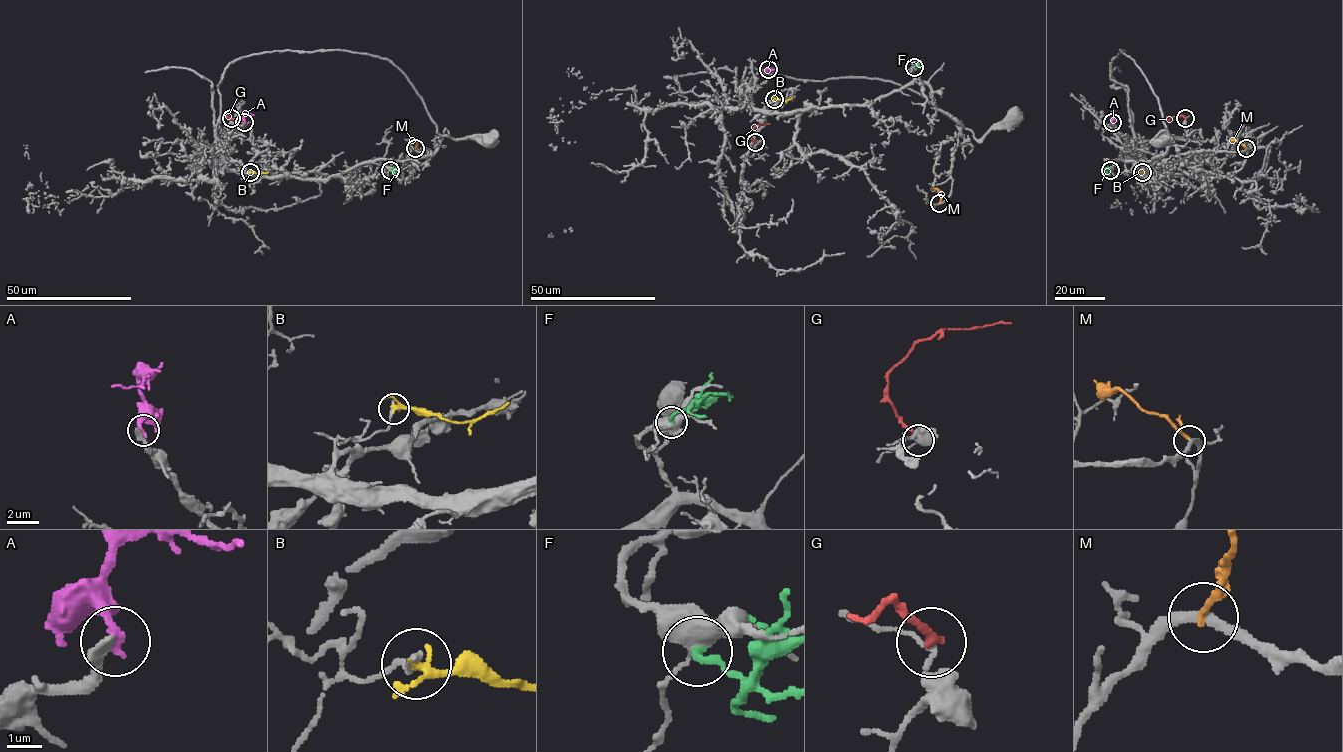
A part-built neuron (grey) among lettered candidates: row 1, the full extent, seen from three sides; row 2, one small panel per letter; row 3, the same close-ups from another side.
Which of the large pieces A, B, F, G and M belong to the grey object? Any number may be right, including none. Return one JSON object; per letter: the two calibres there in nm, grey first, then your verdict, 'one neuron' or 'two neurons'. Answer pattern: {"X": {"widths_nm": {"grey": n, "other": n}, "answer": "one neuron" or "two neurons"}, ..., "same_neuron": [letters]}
{"A": {"widths_nm": {"grey": 320, "other": 280}, "answer": "two neurons"}, "B": {"widths_nm": {"grey": 170, "other": 200}, "answer": "two neurons"}, "F": {"widths_nm": {"grey": 420, "other": 200}, "answer": "two neurons"}, "G": {"widths_nm": {"grey": 110, "other": 260}, "answer": "two neurons"}, "M": {"widths_nm": {"grey": 280, "other": 190}, "answer": "two neurons"}, "same_neuron": []}

